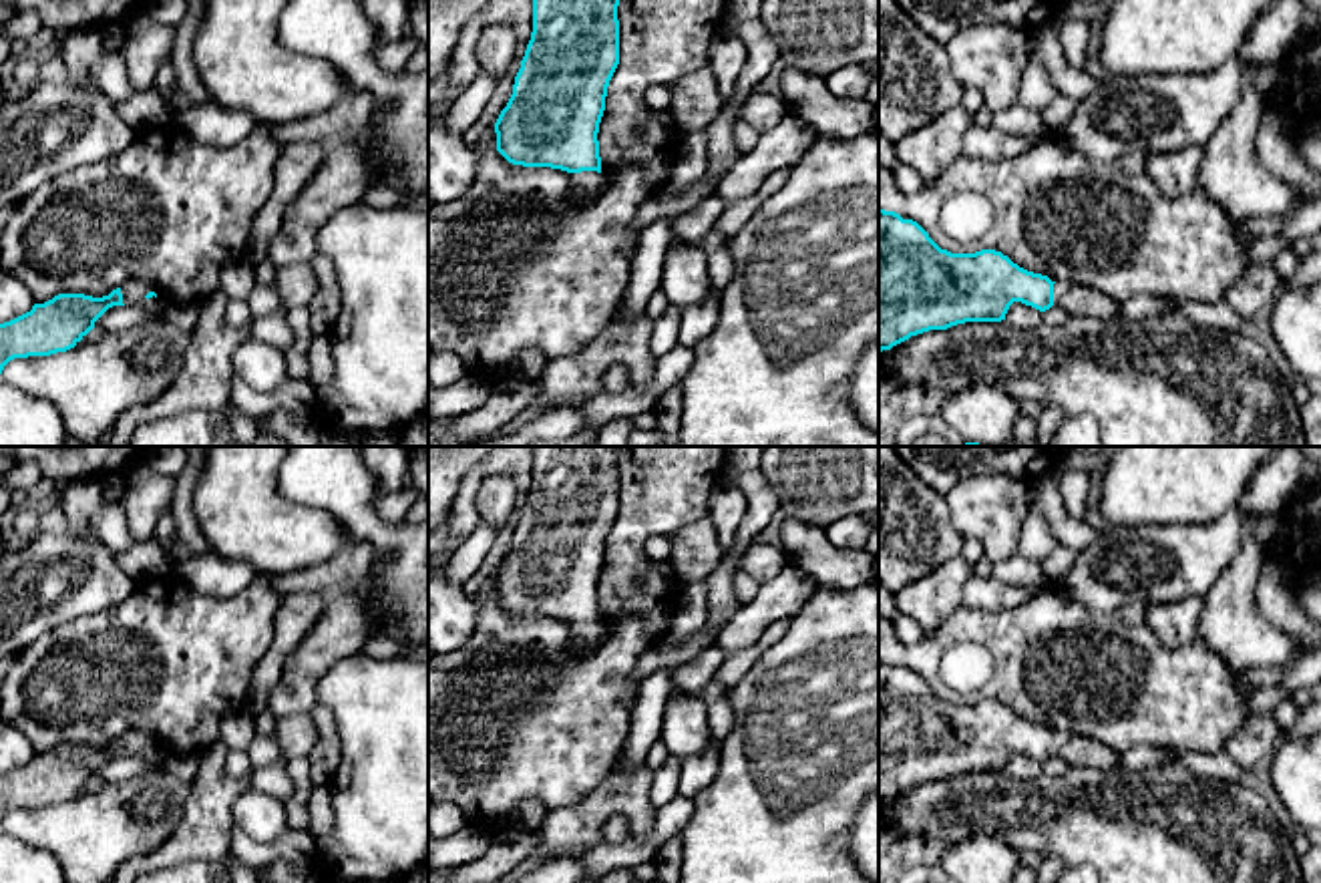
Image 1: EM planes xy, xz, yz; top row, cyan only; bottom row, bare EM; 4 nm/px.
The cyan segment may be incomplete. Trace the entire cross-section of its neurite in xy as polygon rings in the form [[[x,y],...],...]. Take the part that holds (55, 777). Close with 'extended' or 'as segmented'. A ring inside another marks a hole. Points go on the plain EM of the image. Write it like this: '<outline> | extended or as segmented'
[[[129,732],[109,746],[58,744],[0,774],[0,825],[14,809],[50,807],[74,799],[113,756],[141,756],[163,764],[169,754],[149,734]]] | extended

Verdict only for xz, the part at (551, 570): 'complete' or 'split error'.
split error

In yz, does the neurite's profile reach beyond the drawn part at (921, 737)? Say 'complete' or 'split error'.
split error

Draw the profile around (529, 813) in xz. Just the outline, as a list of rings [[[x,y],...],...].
[[[535,799],[523,801],[511,815],[511,827],[513,829],[523,829],[523,831],[533,831],[537,829],[549,811]]]

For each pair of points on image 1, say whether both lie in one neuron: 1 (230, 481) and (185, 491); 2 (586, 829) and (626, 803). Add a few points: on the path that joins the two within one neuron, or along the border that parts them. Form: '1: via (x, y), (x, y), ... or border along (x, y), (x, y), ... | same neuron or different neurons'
1: border along (200, 467), (194, 515), (204, 536) | different neurons
2: via (596, 819), (616, 803) | same neuron

